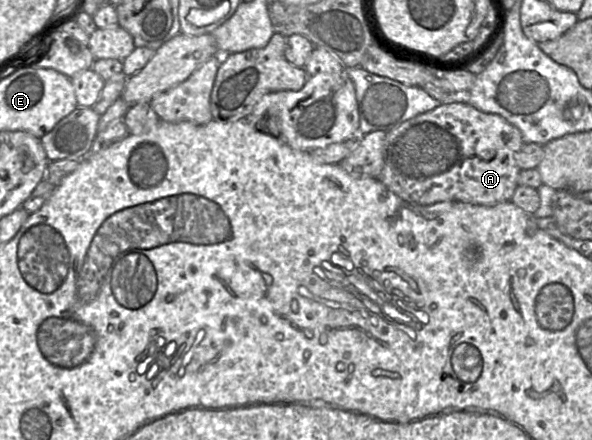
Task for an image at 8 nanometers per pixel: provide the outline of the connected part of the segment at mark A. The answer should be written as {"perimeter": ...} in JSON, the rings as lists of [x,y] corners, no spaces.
{"perimeter":[[[453,102],[419,114],[386,133],[384,166],[378,180],[401,199],[418,205],[462,202],[495,205],[510,201],[521,170],[516,154],[524,144],[521,132],[497,114],[478,110],[469,103]]]}

